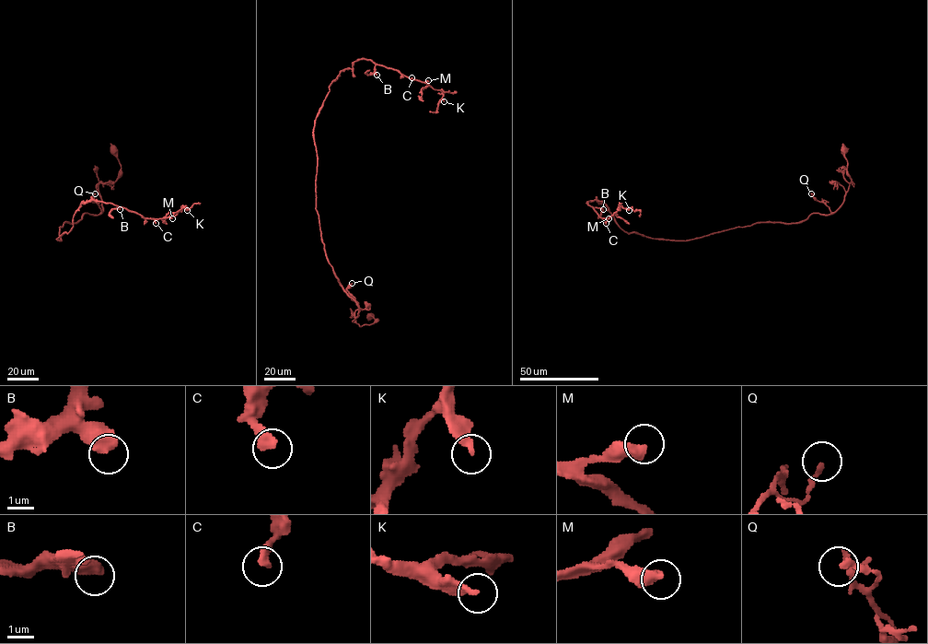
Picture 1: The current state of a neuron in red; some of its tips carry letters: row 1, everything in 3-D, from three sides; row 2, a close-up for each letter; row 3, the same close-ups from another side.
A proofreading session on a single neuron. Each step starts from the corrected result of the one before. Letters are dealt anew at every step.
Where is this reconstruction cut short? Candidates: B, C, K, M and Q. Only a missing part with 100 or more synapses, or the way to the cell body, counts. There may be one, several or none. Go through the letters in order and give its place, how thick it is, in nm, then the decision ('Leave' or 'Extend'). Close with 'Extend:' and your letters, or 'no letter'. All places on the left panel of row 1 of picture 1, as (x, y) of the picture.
B: Place: (120, 209). Thickness 550 nm. Leave
C: Place: (156, 223). Thickness 320 nm. Leave
K: Place: (187, 210). Thickness 280 nm. Leave
M: Place: (172, 218). Thickness 440 nm. Extend
Q: Place: (95, 193). Thickness 200 nm. Leave
Extend: M

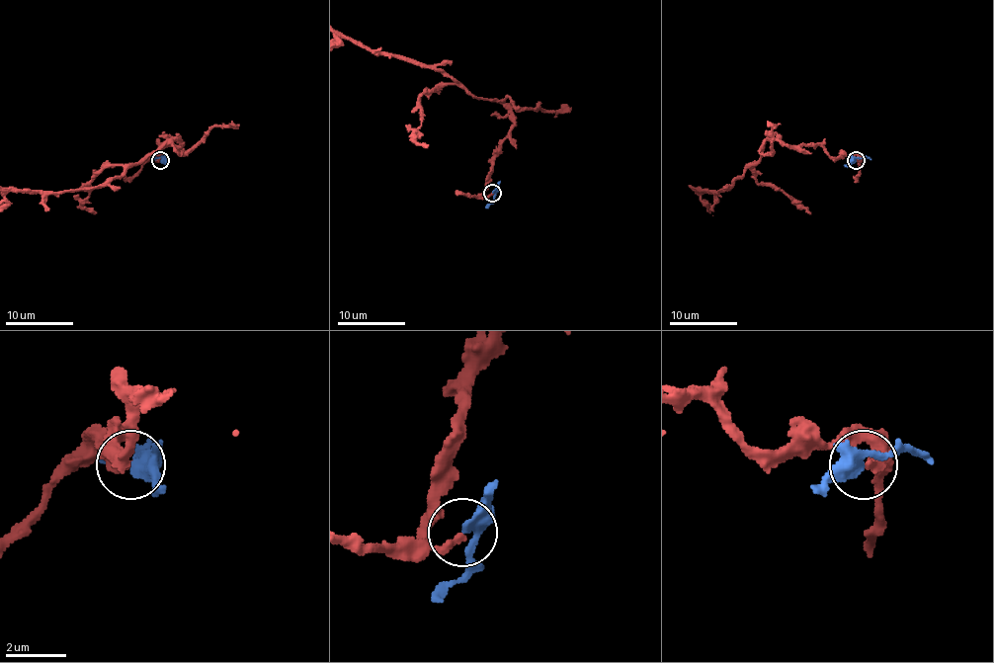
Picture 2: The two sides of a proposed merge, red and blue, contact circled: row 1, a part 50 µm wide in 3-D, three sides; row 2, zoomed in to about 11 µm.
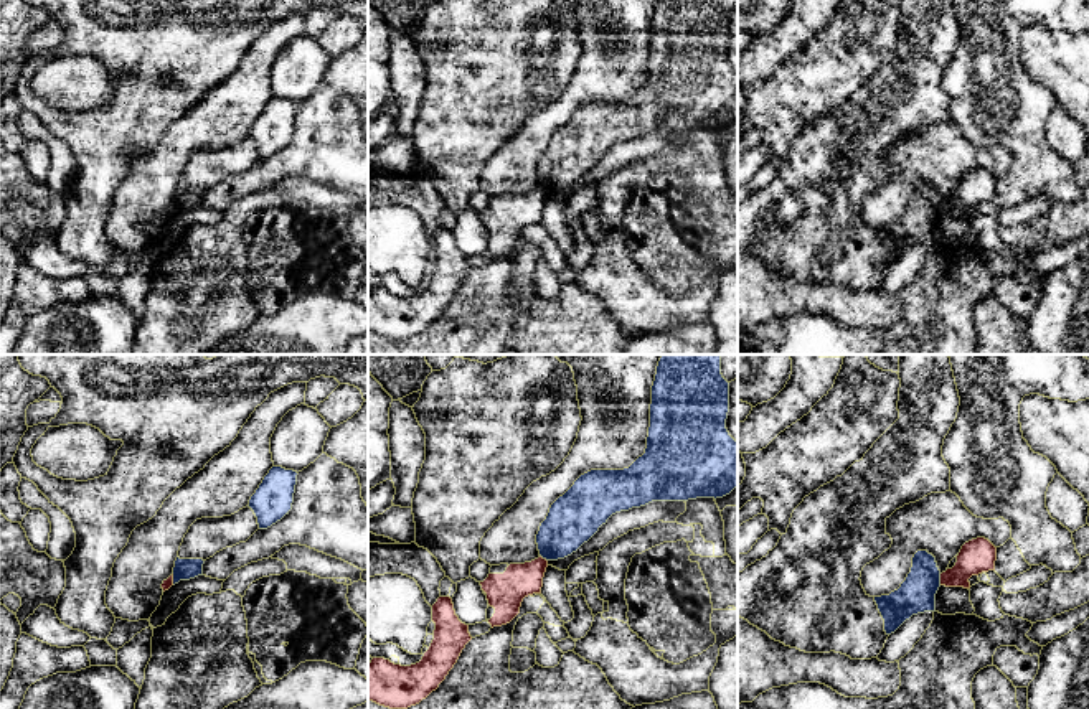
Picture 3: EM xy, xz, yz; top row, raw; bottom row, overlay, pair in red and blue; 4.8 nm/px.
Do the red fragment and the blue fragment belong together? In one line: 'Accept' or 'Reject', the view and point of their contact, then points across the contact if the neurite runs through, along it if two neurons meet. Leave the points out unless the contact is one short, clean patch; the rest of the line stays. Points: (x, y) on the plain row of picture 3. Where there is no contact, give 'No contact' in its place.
Reject. Touches red at yz (941, 210). Boundary: yz (939, 205), (941, 215)

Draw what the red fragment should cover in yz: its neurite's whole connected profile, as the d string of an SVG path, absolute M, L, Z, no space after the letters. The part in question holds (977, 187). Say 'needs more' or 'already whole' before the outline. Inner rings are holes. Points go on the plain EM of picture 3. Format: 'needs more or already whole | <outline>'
already whole | M985 168L965 173L952 200L940 204L940 216L970 219L969 209L995 201L997 178Z

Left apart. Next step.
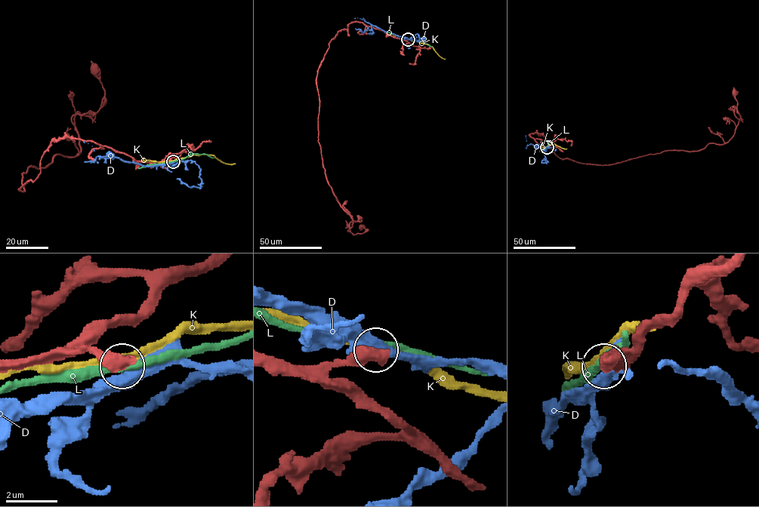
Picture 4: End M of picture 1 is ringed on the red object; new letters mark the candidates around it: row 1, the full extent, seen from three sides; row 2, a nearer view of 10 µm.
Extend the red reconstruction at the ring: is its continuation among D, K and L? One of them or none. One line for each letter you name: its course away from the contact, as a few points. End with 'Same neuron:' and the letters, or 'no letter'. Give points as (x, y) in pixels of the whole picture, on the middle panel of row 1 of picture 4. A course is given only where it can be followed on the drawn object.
Same neuron: no letter

